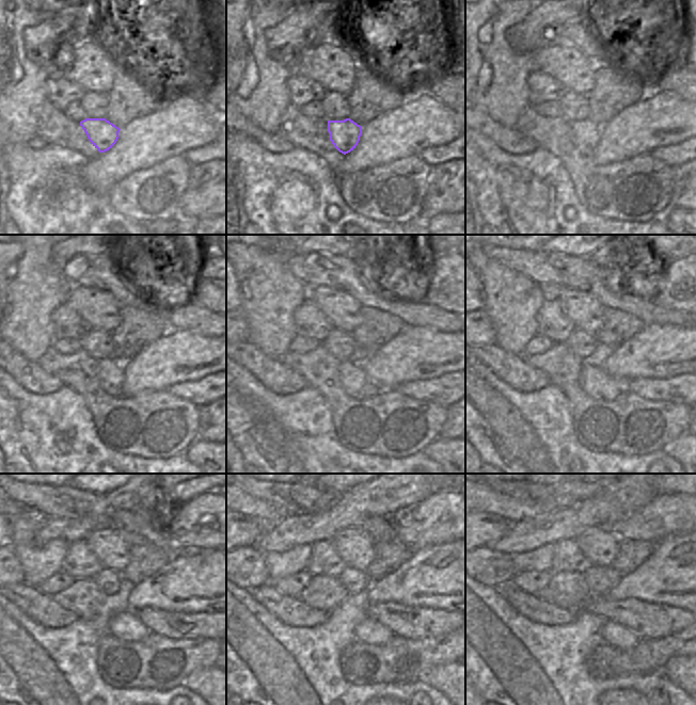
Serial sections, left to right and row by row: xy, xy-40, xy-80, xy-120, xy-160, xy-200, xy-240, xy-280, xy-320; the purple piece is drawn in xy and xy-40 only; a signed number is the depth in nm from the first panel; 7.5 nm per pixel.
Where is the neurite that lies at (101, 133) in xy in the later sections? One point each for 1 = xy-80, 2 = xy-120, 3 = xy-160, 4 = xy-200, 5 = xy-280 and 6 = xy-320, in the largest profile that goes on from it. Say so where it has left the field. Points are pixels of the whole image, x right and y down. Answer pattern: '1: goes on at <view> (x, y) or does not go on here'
1: goes on at xy-80 (587, 134)
2: goes on at xy-120 (111, 374)
3: goes on at xy-160 (353, 379)
4: goes on at xy-200 (596, 383)
5: goes on at xy-280 (368, 630)
6: goes on at xy-320 (612, 633)

